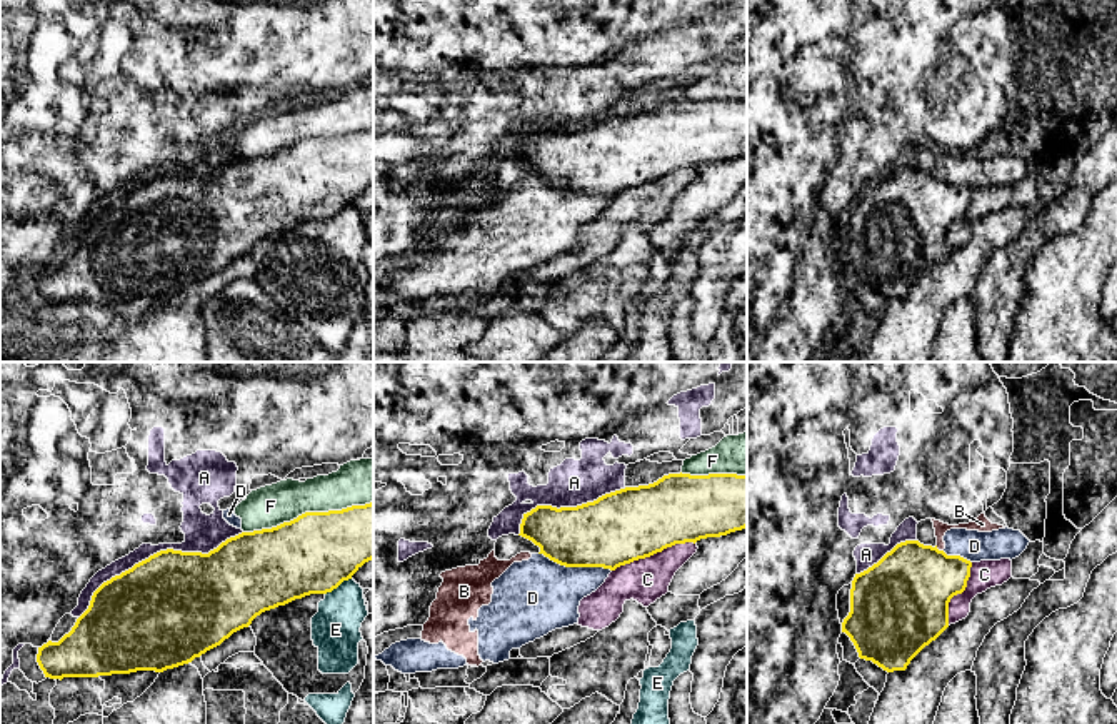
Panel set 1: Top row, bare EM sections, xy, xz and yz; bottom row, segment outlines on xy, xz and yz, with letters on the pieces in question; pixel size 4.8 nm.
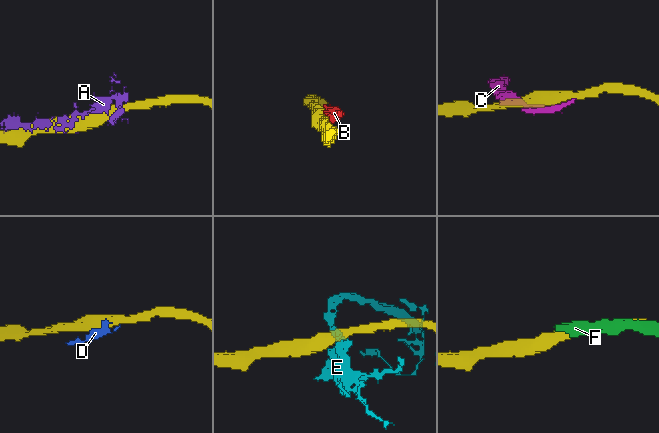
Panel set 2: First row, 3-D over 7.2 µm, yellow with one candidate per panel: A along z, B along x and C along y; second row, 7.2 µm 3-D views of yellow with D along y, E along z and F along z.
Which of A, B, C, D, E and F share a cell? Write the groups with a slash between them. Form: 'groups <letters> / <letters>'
groups A / B D F / C / E

